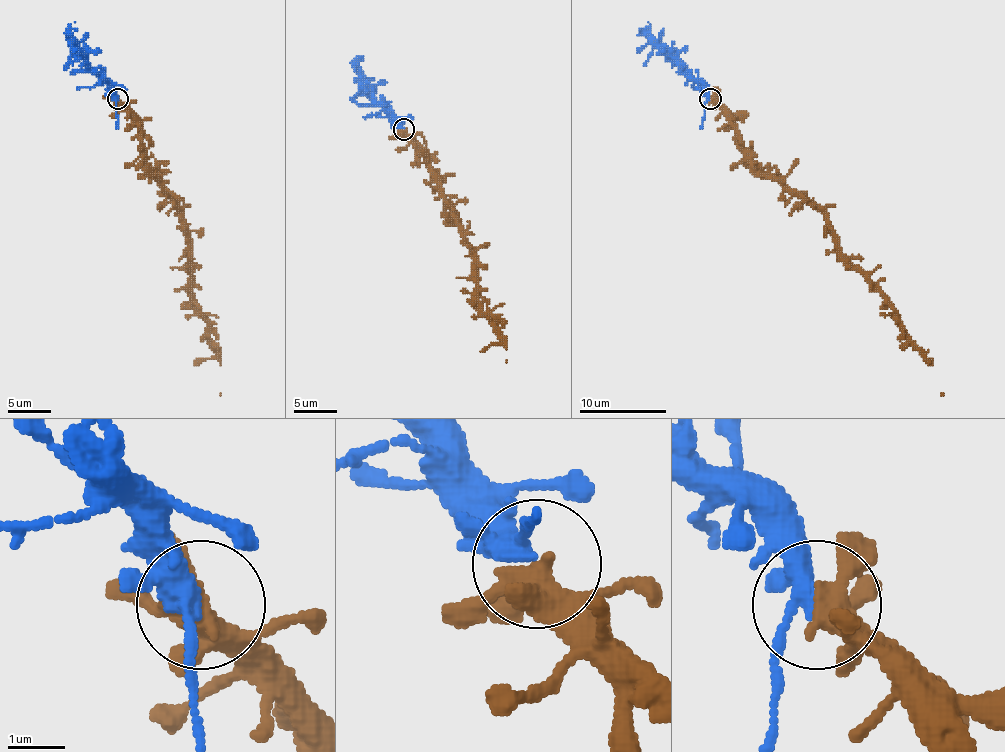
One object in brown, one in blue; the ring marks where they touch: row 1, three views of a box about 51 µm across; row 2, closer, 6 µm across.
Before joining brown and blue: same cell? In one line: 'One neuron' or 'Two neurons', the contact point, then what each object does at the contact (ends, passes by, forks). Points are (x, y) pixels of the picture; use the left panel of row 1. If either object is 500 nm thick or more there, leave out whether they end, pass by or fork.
One neuron. Place: (118, 98). At the ring brown forks. At the ring blue passes by

